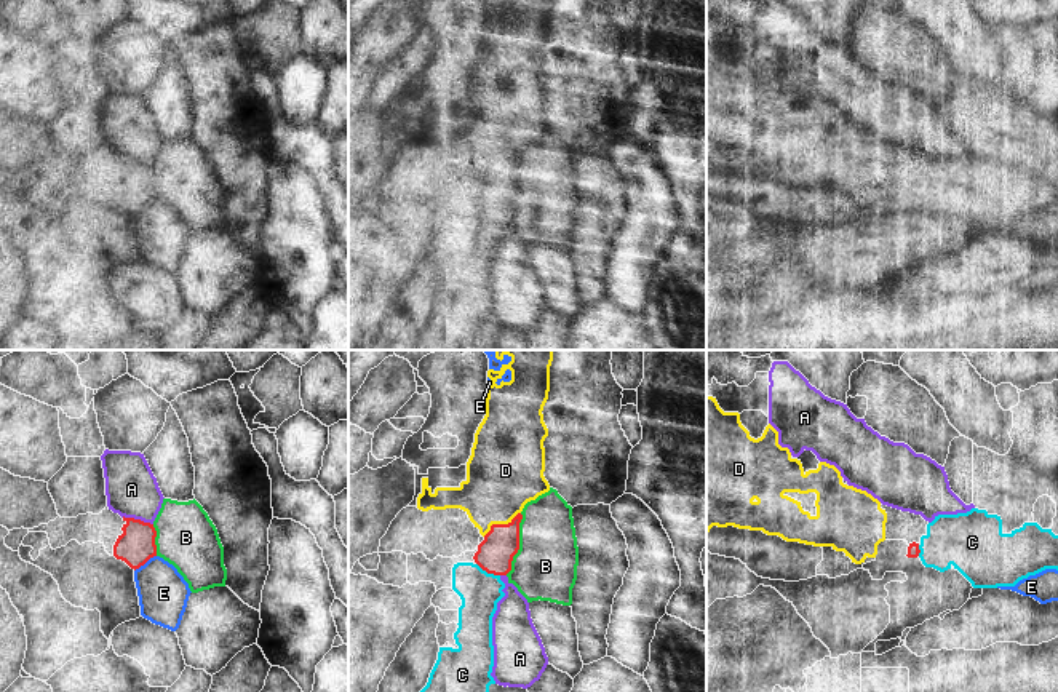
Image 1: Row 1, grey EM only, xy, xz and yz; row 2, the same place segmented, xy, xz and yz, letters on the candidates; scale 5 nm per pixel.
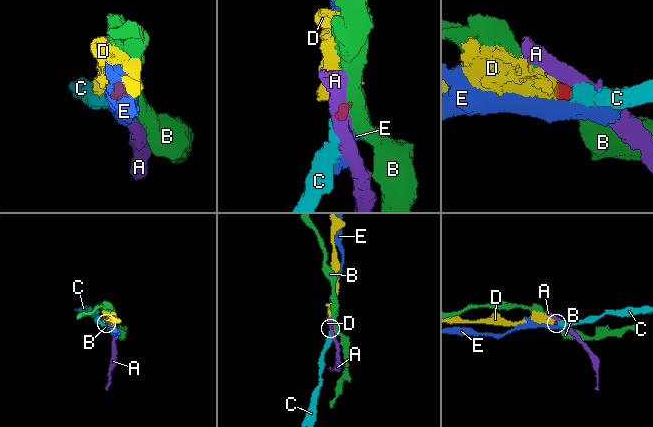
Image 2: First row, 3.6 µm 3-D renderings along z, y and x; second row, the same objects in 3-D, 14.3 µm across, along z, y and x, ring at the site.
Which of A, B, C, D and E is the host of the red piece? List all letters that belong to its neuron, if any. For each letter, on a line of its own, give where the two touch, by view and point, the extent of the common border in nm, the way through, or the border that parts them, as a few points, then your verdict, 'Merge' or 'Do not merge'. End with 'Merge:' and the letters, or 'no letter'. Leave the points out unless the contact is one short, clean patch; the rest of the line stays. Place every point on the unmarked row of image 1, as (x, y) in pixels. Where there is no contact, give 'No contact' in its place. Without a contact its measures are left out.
A: Touches red at xy (138, 162). Shared border 170 nm. Boundary: xy (122, 159), (131, 159), (152, 167). Do not merge
B: Touches red at xz (518, 186). Shared border 320 nm. Boundary: xz (521, 155), (520, 190), (513, 198), (512, 210), (505, 216). Do not merge
C: Touches red at xz (488, 214). Shared border 140 nm. Path across: xz (494, 197), (488, 214), (480, 226), (480, 234). Merge
D: Touches red at xz (501, 167). Shared border 220 nm. Path across: xz (494, 197), (501, 186), (501, 167), (502, 117). Merge
E: Touches red at xy (144, 205). Shared border 140 nm. Boundary: xy (155, 197), (135, 213). Do not merge
Merge: C, D.

